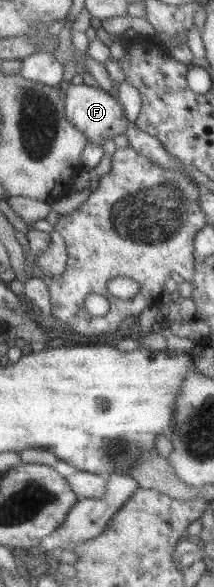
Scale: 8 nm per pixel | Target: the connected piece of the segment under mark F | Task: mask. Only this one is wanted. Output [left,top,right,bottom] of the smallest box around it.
[65,84,128,145]

